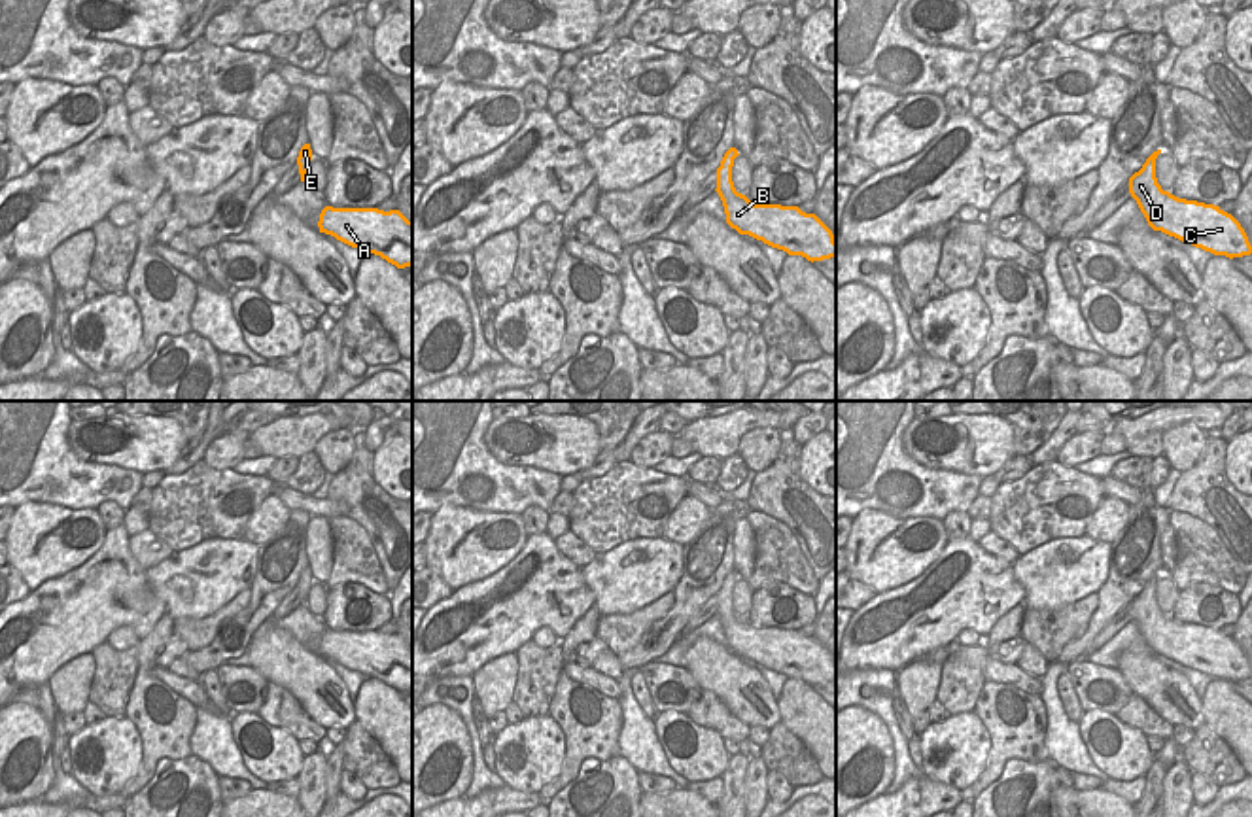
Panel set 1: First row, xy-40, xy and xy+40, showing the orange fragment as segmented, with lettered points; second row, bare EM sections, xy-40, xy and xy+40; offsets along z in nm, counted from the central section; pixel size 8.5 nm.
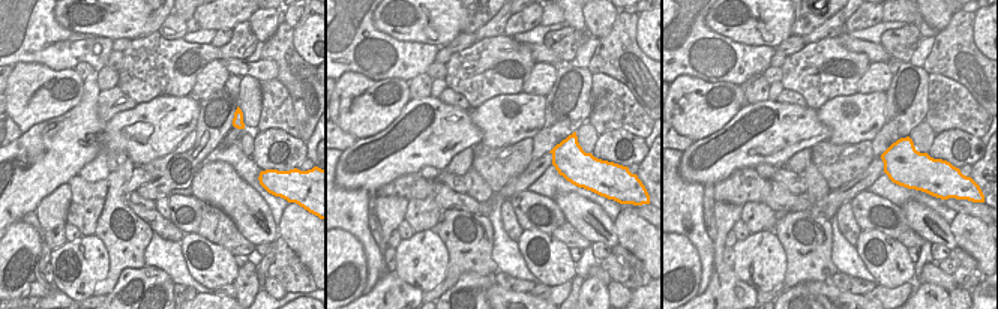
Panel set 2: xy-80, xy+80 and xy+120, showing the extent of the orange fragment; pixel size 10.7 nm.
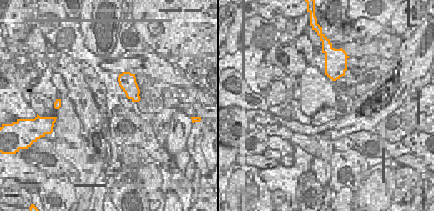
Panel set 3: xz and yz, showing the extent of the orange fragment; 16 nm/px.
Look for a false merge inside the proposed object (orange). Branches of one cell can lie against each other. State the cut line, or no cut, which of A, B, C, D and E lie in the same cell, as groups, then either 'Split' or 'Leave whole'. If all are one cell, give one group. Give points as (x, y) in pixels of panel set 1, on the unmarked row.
No split. Groups: A B C D E. Leave whole

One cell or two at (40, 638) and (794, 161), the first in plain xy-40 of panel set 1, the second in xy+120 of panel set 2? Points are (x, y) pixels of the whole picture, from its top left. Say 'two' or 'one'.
two

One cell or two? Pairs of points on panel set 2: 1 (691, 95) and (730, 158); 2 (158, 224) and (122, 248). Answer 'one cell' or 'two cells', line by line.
1: two cells
2: two cells

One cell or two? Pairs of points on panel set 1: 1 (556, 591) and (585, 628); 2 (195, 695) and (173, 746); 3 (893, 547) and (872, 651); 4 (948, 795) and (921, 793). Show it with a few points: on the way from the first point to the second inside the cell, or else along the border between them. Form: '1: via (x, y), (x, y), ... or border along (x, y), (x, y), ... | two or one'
1: border along (592, 604), (560, 640) | two
2: border along (154, 677), (197, 708) | two
3: border along (923, 570), (912, 579), (876, 594) | two
4: via (942, 795), (927, 795) | one

